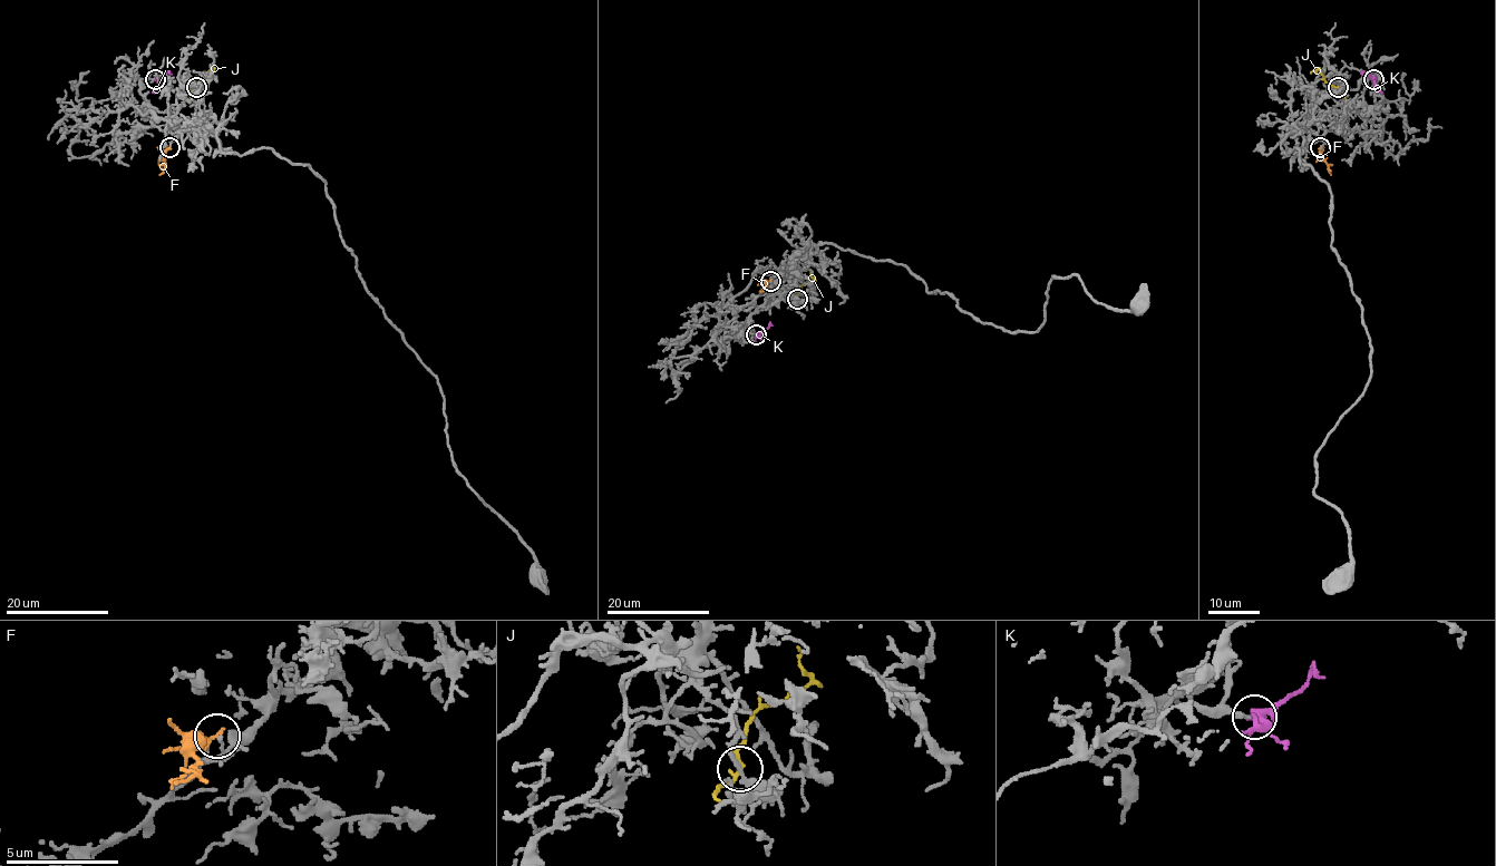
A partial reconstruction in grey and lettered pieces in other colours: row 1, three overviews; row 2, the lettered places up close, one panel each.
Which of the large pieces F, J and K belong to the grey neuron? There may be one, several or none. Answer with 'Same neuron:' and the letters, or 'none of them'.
Same neuron: K

